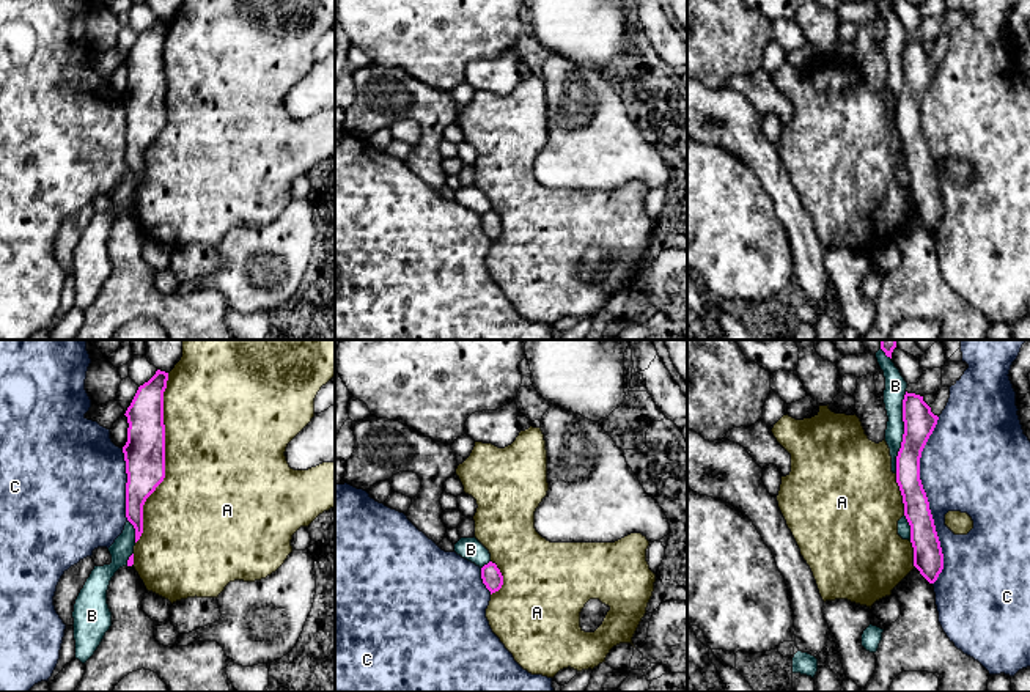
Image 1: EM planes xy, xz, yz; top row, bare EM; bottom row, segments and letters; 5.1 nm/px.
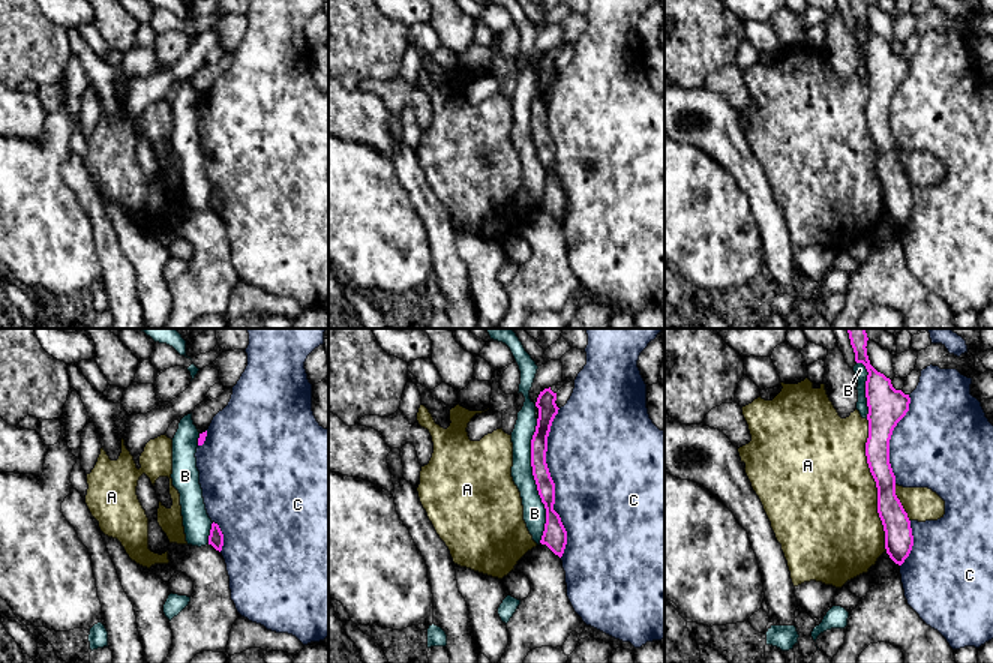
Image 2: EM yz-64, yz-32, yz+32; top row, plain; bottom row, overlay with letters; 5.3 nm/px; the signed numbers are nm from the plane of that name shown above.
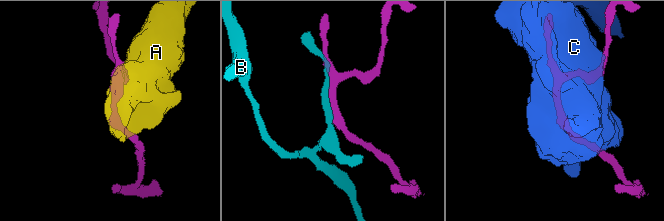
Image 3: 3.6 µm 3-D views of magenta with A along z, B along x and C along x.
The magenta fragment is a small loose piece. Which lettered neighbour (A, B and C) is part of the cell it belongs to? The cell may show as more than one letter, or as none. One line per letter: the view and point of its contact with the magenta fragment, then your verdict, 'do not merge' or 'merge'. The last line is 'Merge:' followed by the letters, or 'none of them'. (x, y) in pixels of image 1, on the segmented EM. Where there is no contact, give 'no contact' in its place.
A: meets magenta in xy at (164, 458); do not merge
B: meets magenta in yz at (904, 433); do not merge
C: meets magenta in yz at (926, 500); do not merge
Merge: none of them

